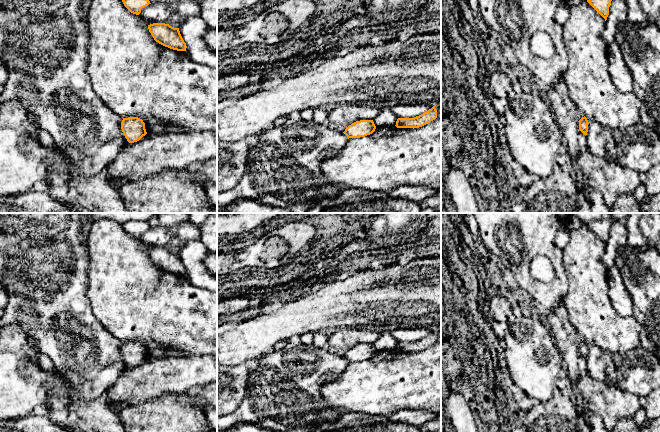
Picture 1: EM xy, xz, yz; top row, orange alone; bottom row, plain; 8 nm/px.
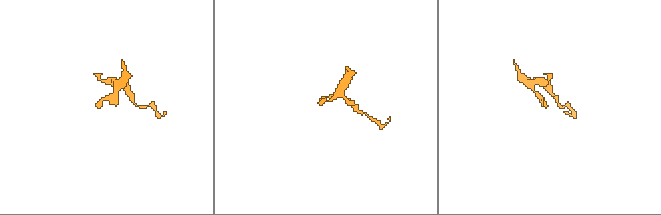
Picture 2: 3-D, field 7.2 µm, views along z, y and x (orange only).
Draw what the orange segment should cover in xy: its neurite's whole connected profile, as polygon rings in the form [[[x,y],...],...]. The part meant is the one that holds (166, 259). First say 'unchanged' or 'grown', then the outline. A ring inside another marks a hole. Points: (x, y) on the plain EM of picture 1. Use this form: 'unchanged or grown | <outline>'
unchanged | [[[153,247],[148,249],[149,256],[159,268],[177,275],[186,275],[179,252],[174,252],[165,247]]]

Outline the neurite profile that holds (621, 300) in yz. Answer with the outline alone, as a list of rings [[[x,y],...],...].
[[[614,265],[609,270],[609,298],[612,306],[622,317],[630,317],[633,311],[633,301],[623,283],[620,270]]]

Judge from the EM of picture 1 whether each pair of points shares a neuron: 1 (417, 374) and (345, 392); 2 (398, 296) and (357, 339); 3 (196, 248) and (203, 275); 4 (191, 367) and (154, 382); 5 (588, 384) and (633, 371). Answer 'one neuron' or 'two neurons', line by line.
1: one neuron
2: two neurons
3: one neuron
4: one neuron
5: two neurons

